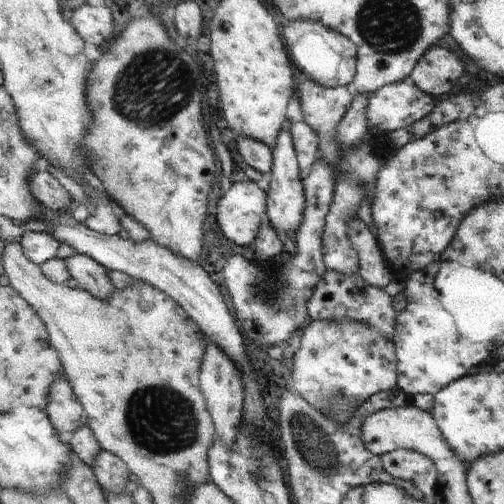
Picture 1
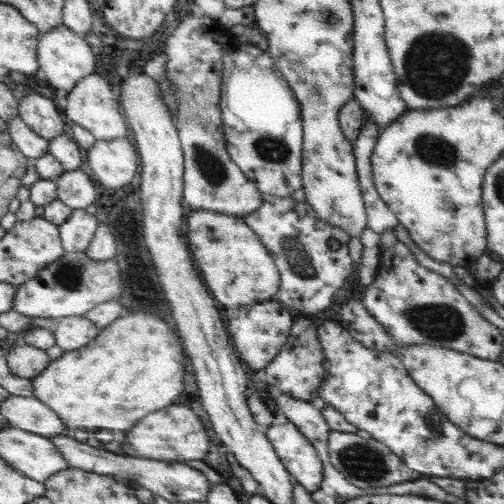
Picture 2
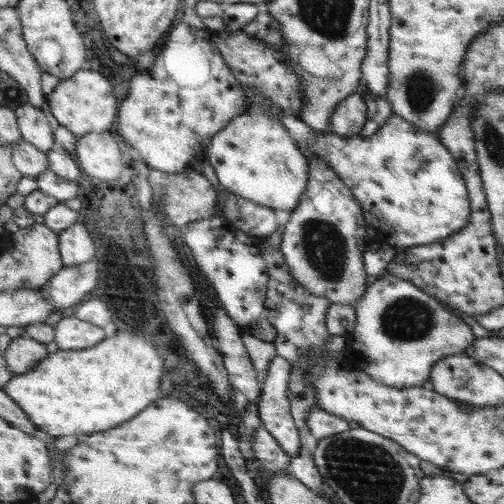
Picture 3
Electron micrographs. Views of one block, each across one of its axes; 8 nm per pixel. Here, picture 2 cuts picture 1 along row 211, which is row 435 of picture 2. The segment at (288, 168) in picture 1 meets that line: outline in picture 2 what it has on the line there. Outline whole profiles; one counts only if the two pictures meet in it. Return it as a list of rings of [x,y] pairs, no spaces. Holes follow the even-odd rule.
[[[291,422],[271,424],[265,430],[265,438],[271,442],[291,480],[299,482],[309,494],[321,486],[323,468],[317,450],[297,432]]]

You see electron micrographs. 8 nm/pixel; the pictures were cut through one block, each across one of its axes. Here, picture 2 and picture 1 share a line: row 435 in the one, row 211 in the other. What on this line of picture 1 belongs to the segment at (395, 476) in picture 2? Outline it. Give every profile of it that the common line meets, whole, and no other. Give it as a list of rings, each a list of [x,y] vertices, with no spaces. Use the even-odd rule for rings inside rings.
[[[289,64],[291,68],[291,80],[293,80],[293,94],[299,100],[299,110],[303,116],[303,122],[307,126],[311,126],[311,130],[319,136],[321,144],[319,144],[319,156],[329,160],[329,164],[333,164],[333,172],[337,172],[335,176],[335,186],[333,186],[333,202],[329,206],[327,218],[325,218],[325,230],[323,230],[323,266],[327,272],[335,272],[339,276],[353,276],[359,272],[359,260],[357,260],[357,252],[351,250],[351,246],[345,240],[345,224],[349,220],[349,216],[357,214],[357,204],[363,196],[371,198],[371,190],[373,190],[373,178],[377,168],[381,166],[381,162],[369,154],[369,142],[385,142],[385,136],[379,136],[377,140],[365,136],[361,150],[355,150],[351,154],[339,154],[339,150],[333,144],[333,130],[337,126],[337,122],[341,120],[341,116],[347,112],[351,100],[353,100],[353,92],[349,90],[349,86],[337,86],[337,88],[323,88],[315,82],[311,82],[309,78],[305,78],[293,64]]]

